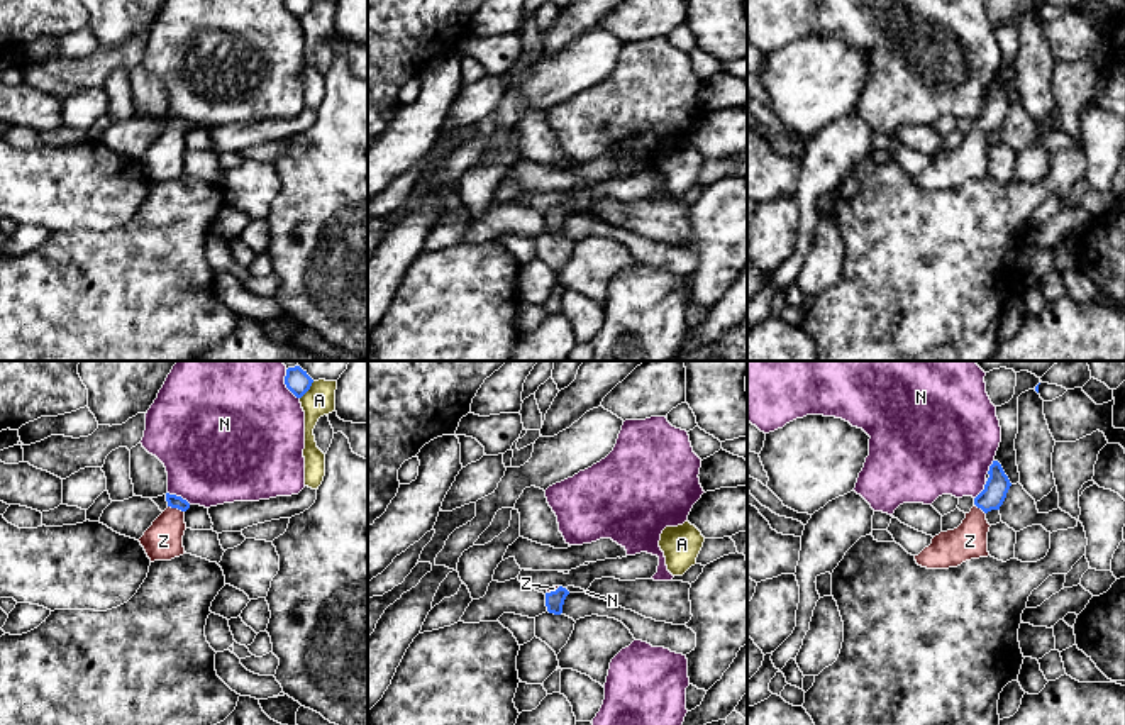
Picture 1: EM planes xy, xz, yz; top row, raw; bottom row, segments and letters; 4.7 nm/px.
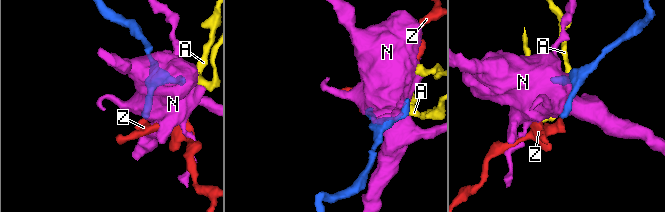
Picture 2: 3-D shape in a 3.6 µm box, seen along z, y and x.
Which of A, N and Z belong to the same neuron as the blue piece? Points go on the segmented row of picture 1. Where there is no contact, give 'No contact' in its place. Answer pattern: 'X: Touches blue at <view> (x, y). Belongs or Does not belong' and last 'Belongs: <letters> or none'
A: Touches blue at xy (309, 388). Does not belong
N: Touches blue at xy (180, 497). Does not belong
Z: Touches blue at xy (177, 507). Belongs
Belongs: Z

